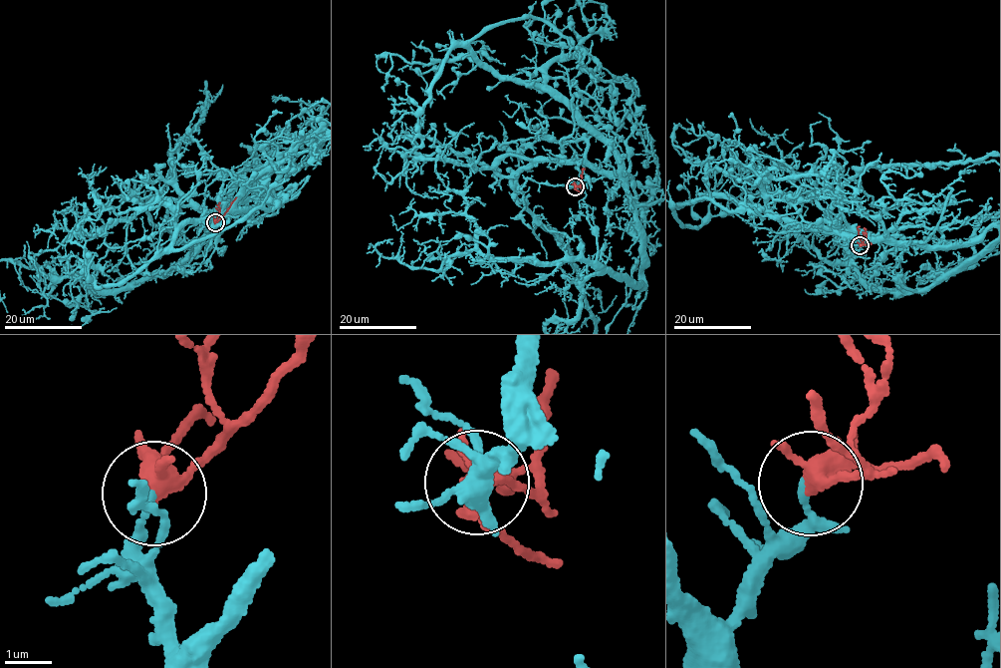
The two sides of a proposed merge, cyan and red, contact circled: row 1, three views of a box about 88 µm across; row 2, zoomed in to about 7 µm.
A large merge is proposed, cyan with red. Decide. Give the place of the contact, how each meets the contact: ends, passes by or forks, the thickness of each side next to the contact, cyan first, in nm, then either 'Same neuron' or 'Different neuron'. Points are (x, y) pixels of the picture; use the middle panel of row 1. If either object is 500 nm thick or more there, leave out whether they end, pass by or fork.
Place: (575, 186). At the ring cyan ends. At the ring red forks. Thickness 140 nm (cyan) against 320 nm. Different neuron

